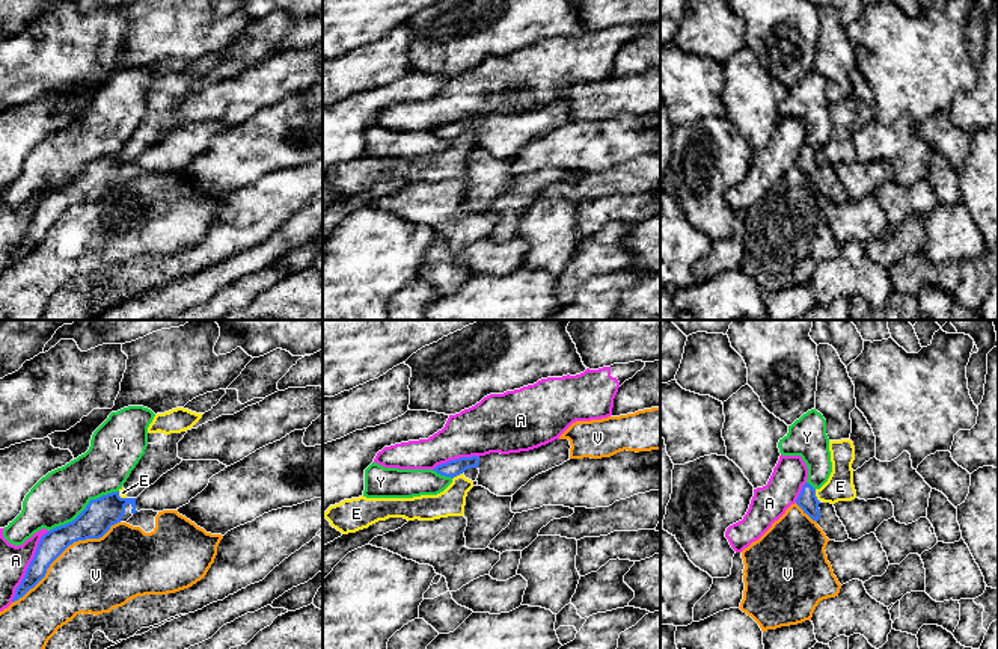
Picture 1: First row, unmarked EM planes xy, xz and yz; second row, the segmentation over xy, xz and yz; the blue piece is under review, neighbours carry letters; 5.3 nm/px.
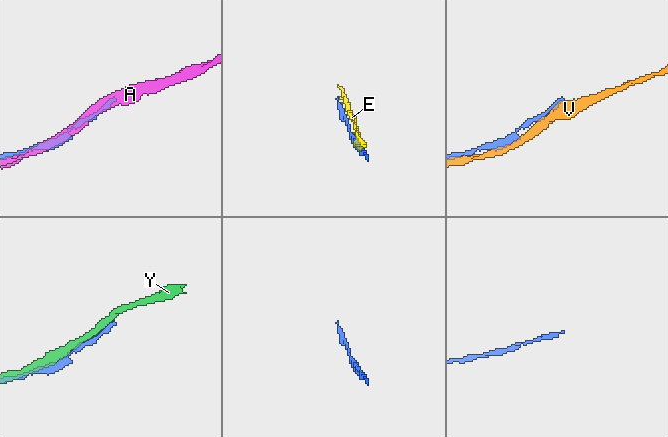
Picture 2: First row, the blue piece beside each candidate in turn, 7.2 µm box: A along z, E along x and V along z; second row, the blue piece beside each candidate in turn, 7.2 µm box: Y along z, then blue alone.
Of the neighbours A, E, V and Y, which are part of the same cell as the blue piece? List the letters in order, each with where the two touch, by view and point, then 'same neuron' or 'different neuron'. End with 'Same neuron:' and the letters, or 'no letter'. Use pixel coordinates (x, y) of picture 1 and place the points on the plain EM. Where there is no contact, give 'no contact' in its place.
A: meets blue in xy at (29, 228); different neuron
E: meets blue in yz at (814, 157); different neuron
V: meets blue in xy at (64, 212); different neuron
Y: meets blue in xy at (85, 171); different neuron
Same neuron: no letter

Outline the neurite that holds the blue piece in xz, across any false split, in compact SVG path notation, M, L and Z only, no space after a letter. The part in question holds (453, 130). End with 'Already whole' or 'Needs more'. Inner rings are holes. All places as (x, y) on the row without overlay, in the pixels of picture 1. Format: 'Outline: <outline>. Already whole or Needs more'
Outline: M555 101L529 113L460 119L437 127L433 133L454 140L469 130L478 130L478 148L497 158L511 158L535 137L570 122L570 110L568 101Z. Needs more

